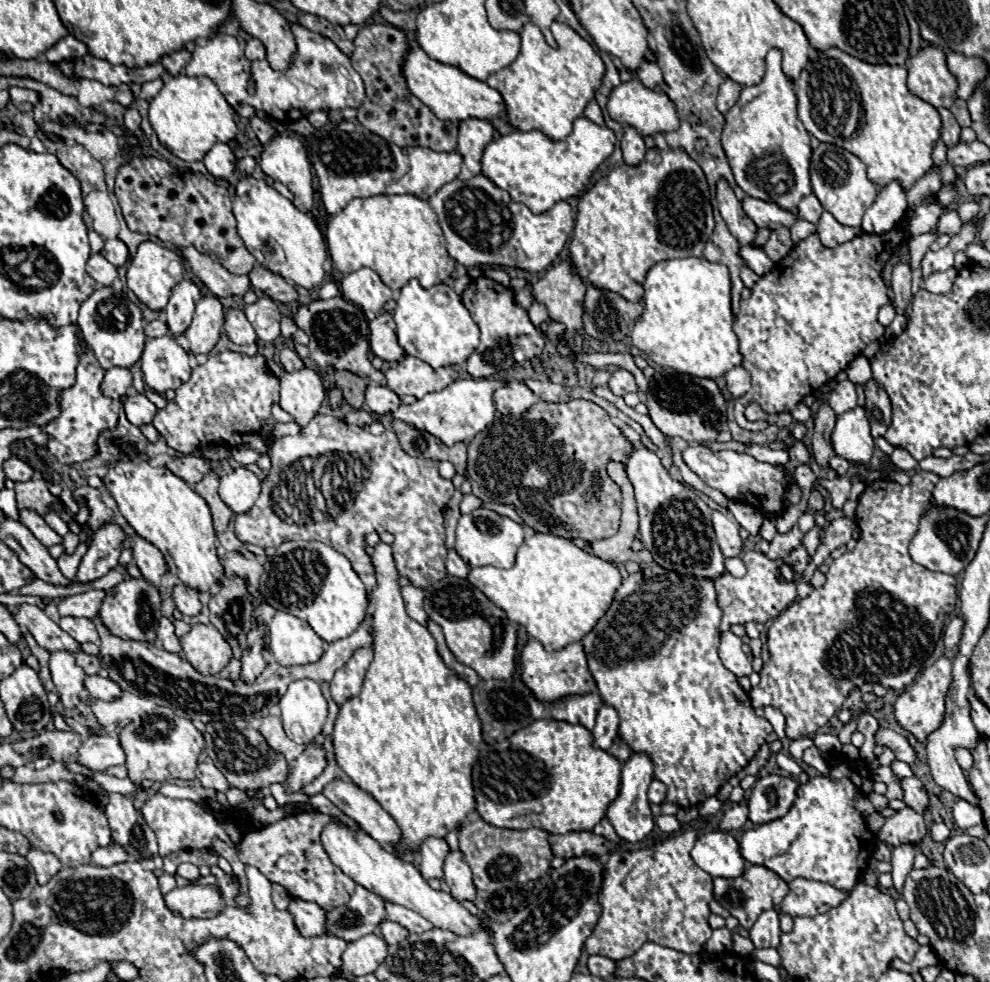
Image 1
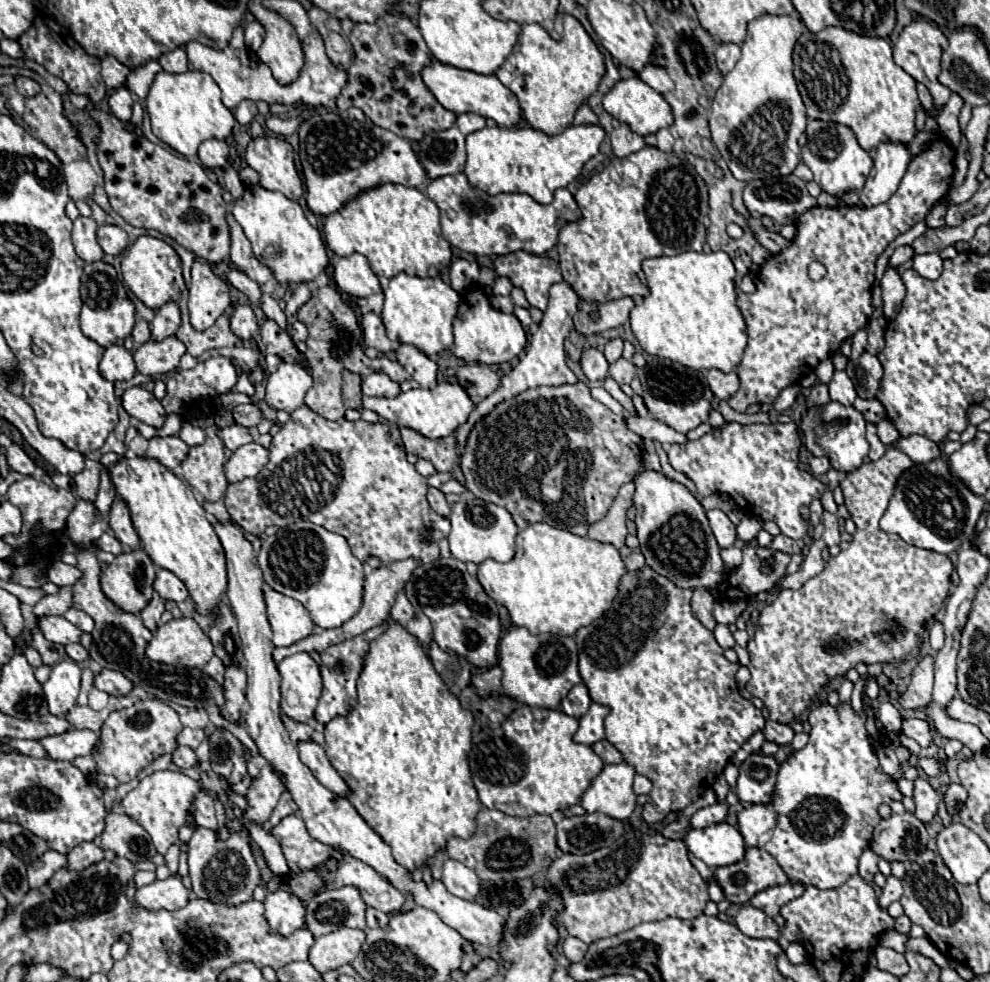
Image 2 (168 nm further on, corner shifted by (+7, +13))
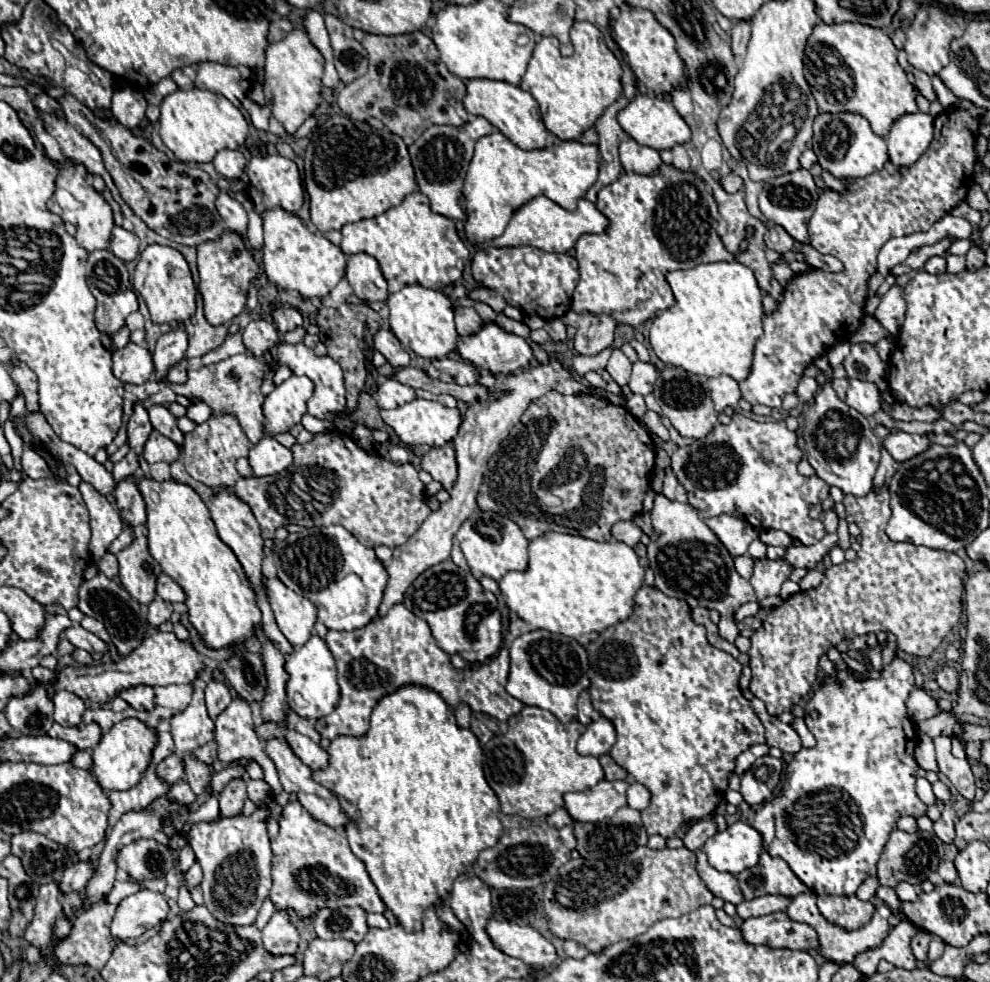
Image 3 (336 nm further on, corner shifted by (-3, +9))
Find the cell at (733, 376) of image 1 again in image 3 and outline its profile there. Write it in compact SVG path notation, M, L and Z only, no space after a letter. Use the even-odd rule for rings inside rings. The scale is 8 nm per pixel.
M731 376L709 378L707 386L711 390L711 400L713 400L713 406L717 412L723 412L727 406L737 408L739 400L741 400L741 392L739 392L739 384Z

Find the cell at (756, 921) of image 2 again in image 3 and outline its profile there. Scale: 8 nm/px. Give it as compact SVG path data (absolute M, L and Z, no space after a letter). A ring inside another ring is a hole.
M775 912L759 918L747 918L739 926L747 944L765 944L771 948L817 950L819 938L813 926L791 920L785 912Z

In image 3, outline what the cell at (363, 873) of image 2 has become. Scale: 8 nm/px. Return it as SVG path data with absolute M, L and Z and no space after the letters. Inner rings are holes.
M297 800L285 804L279 816L279 834L271 842L271 850L273 888L269 900L275 910L293 910L301 920L313 916L321 908L339 906L361 906L365 912L385 912L385 904L363 862L351 852L345 832L311 818Z

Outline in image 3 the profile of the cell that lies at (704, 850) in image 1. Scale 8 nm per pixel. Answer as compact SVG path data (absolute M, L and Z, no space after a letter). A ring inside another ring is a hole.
M735 822L727 830L717 832L703 846L709 864L721 872L741 874L759 862L763 850L761 834L747 822Z

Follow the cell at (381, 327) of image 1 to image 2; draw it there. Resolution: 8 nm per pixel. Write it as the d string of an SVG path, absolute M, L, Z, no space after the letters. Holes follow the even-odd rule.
M375 312L363 314L361 326L363 326L363 340L365 340L367 346L373 346L383 354L395 352L399 348L399 342L393 342L393 340L387 338L385 326L383 326L383 320L381 320L379 314L375 314Z

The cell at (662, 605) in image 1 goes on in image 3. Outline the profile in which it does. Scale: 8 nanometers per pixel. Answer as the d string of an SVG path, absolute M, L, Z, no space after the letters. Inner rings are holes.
M643 586L637 592L637 596L635 596L635 612L625 622L603 630L603 634L595 642L591 642L587 646L587 652L589 652L589 664L591 664L589 672L587 672L587 676L591 680L591 688L589 688L591 702L593 702L595 710L601 712L601 716L605 716L607 720L611 720L613 726L615 726L615 730L617 730L617 742L615 742L615 746L611 748L609 754L611 754L611 758L619 766L623 766L627 770L629 776L633 776L639 784L643 784L651 792L649 806L645 810L641 810L641 820L643 820L643 826L645 826L647 834L659 834L665 840L669 840L669 838L683 838L683 834L689 830L689 820L703 820L703 818L707 818L717 808L717 804L725 798L727 778L735 770L735 758L743 750L747 750L749 746L765 742L763 724L759 722L757 714L751 710L749 700L745 700L741 696L741 690L739 690L741 664L733 656L725 654L723 650L713 648L707 642L705 628L699 626L699 624L695 624L695 622L691 622L689 608L687 608L687 604L683 600L667 598L657 588L649 588L649 586Z

